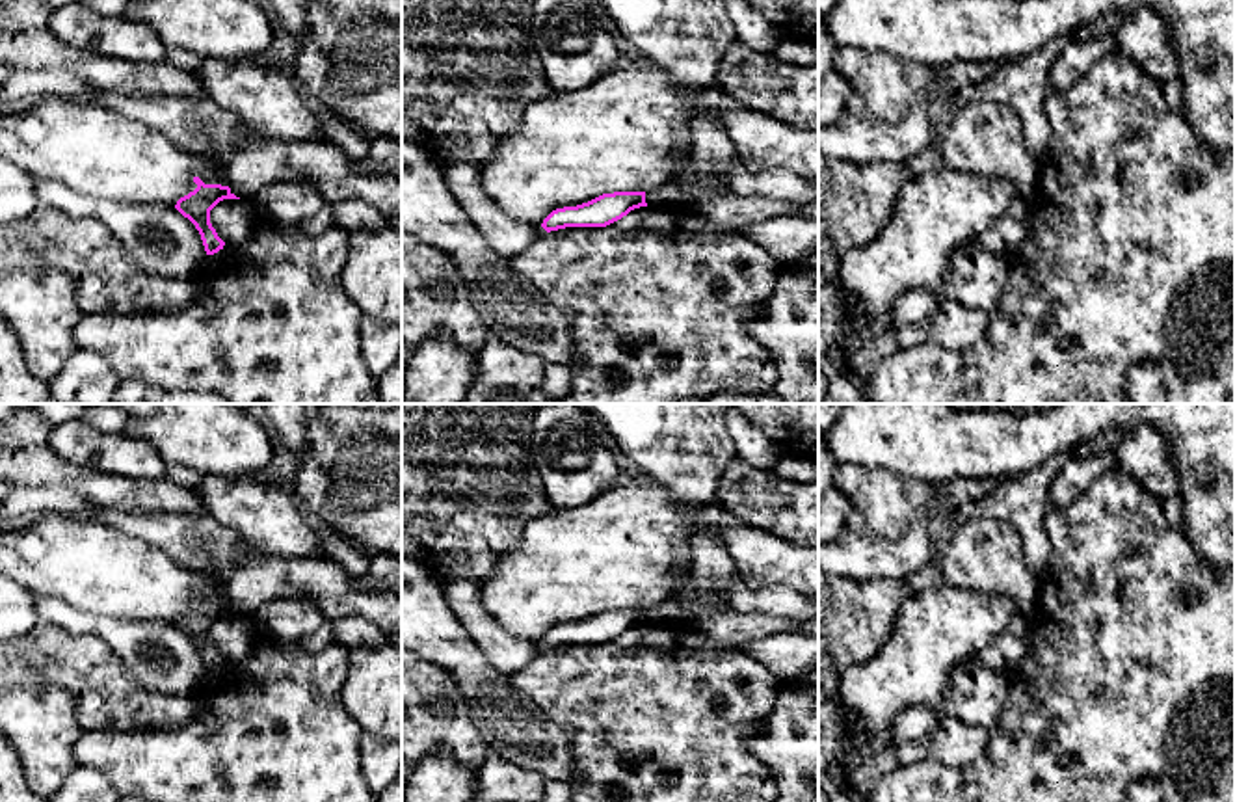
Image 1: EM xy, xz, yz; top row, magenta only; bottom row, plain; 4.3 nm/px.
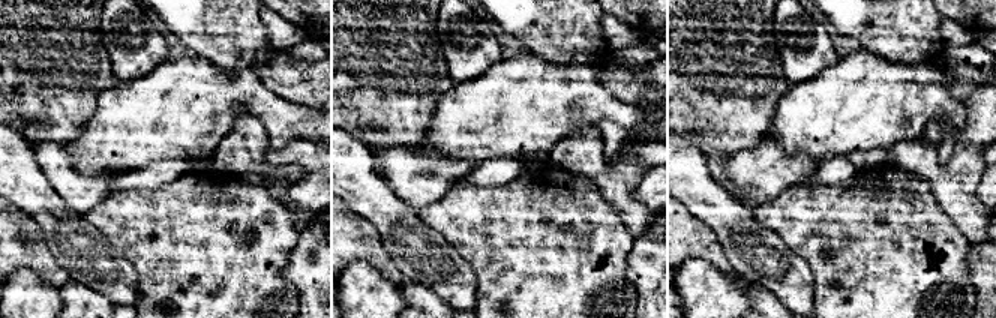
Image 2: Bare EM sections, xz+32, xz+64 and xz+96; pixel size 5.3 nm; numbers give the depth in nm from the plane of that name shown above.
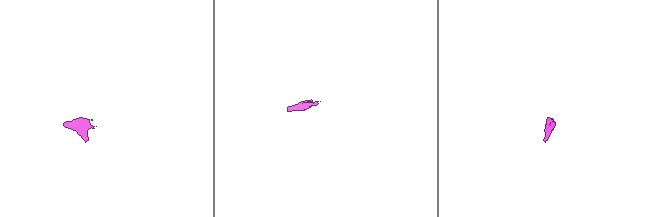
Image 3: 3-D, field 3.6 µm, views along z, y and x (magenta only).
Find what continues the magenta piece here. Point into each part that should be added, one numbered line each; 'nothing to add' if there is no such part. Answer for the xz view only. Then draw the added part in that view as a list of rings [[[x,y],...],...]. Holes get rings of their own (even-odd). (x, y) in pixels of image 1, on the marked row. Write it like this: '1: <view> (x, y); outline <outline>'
1: xz (668, 194); outline [[[686,153],[673,167],[670,180],[645,194],[647,207],[677,207],[683,197],[683,179],[692,164],[692,153]]]

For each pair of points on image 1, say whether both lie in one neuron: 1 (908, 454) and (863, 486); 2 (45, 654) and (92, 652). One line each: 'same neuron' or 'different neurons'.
1: different neurons
2: same neuron

